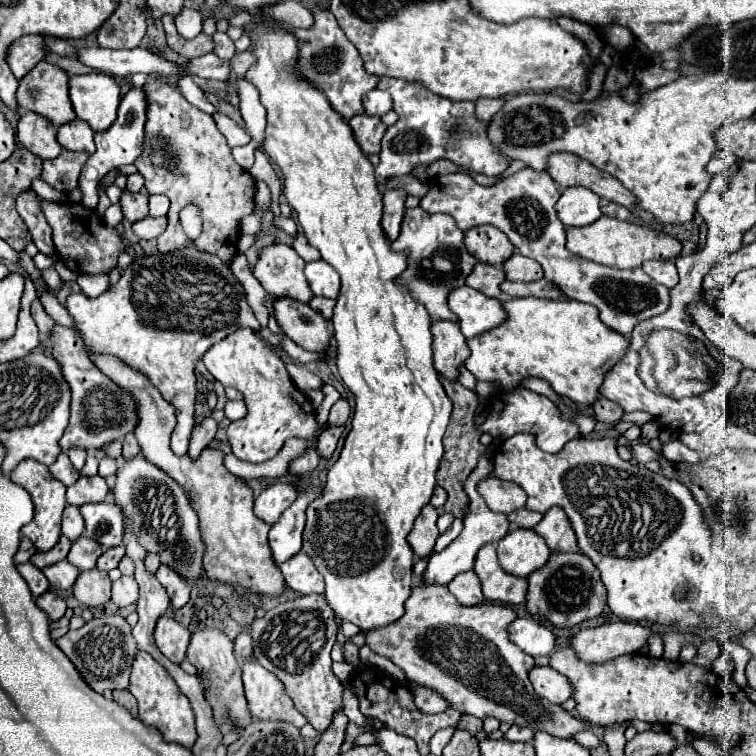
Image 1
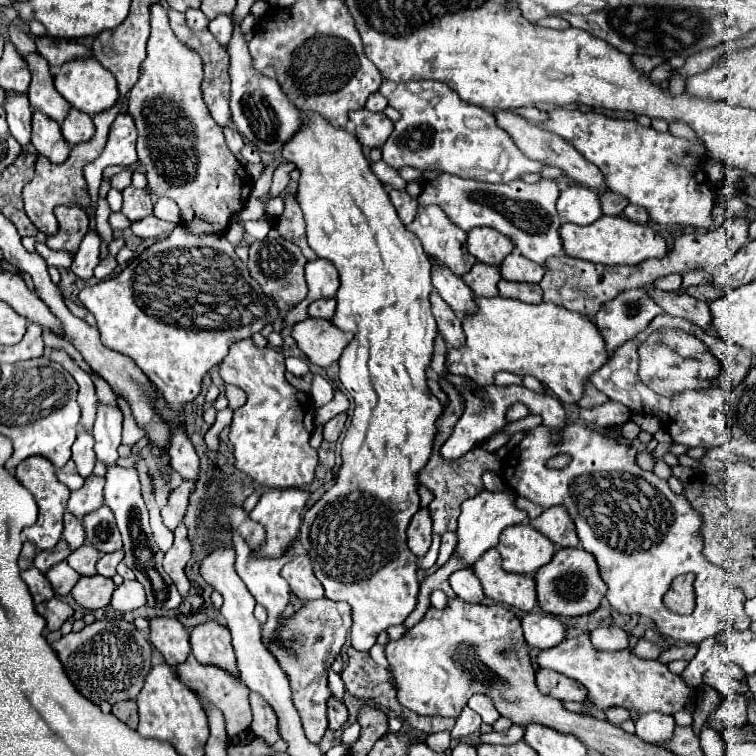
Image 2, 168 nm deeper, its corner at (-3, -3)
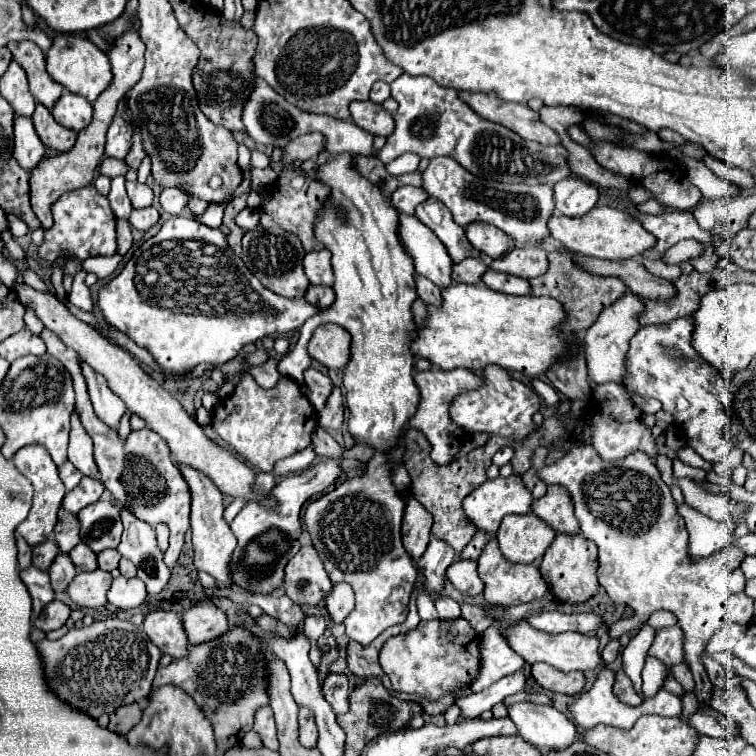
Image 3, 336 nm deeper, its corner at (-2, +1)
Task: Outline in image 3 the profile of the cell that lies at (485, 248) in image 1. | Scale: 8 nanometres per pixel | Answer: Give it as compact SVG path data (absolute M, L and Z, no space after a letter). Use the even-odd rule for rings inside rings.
M473 222L467 226L467 240L473 248L477 248L481 254L489 256L491 260L505 256L513 248L513 240L499 230L497 226L485 224L485 222Z

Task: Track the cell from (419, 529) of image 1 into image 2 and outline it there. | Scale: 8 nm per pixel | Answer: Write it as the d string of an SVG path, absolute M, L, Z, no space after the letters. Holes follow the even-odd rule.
M420 508L412 516L410 526L406 530L406 536L408 536L408 548L418 558L422 558L428 552L430 542L432 542L432 518L430 518L428 508Z

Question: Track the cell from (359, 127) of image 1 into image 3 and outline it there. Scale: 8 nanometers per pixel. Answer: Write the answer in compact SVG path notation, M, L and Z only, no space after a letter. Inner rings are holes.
M371 100L353 102L349 106L349 110L351 110L351 120L359 128L363 128L365 132L369 132L373 136L385 136L387 138L395 128L391 114L381 104L373 104Z

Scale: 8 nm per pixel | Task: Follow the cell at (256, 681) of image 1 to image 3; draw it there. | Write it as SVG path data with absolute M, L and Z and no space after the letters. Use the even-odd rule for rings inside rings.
M261 706L257 712L255 712L255 726L253 730L261 736L263 740L263 746L265 748L271 748L271 750L277 750L277 728L275 728L275 720L273 720L273 712L269 706Z

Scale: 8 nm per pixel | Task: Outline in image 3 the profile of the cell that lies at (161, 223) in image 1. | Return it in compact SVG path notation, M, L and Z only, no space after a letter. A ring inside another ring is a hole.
M151 206L151 208L143 208L143 210L133 210L133 212L131 212L131 218L129 218L129 224L131 224L135 230L147 232L157 220L159 220L159 212Z

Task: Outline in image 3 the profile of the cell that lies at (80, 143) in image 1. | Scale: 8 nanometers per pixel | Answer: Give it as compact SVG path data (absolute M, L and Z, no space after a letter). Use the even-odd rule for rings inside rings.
M63 92L63 96L57 100L53 108L53 116L61 126L79 132L85 126L89 126L91 116L93 116L93 106L77 94Z

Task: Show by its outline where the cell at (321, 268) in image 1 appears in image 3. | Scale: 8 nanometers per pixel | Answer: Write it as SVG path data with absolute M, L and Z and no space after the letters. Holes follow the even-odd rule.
M329 250L309 252L303 260L305 274L313 286L333 286L333 266Z

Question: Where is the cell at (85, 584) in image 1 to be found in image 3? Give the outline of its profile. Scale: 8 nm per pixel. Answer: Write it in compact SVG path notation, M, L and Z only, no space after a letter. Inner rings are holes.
M105 570L79 572L69 584L67 592L79 608L101 608L107 604L107 590L111 586L111 574Z

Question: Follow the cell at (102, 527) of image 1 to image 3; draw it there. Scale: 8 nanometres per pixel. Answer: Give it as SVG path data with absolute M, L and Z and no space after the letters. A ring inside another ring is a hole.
M97 500L95 504L83 508L77 514L81 522L81 540L87 546L115 546L121 538L121 518L119 508L107 500Z

